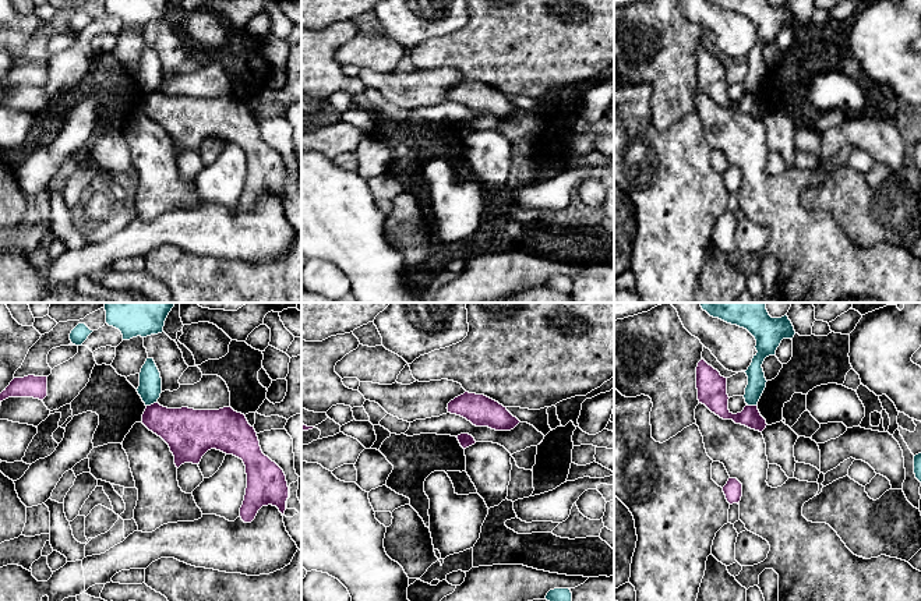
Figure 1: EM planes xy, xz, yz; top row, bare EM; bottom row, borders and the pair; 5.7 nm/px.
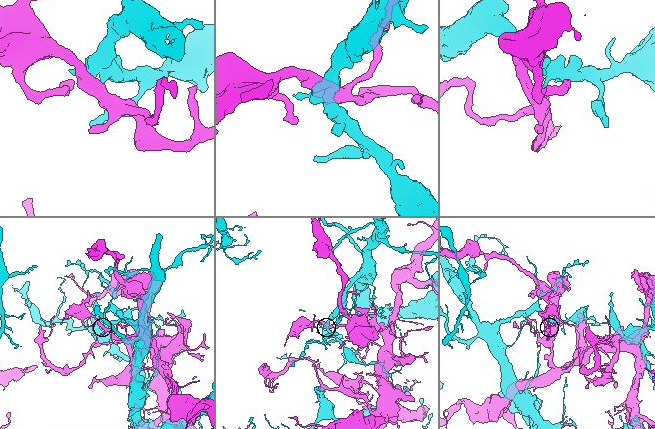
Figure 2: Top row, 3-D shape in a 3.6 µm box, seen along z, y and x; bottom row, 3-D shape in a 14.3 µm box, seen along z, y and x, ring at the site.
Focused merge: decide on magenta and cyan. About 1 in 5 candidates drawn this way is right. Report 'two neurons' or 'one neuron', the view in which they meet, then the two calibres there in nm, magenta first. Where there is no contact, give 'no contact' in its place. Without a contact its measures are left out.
two neurons; contact in xy; calibres 260 and 140 nm

